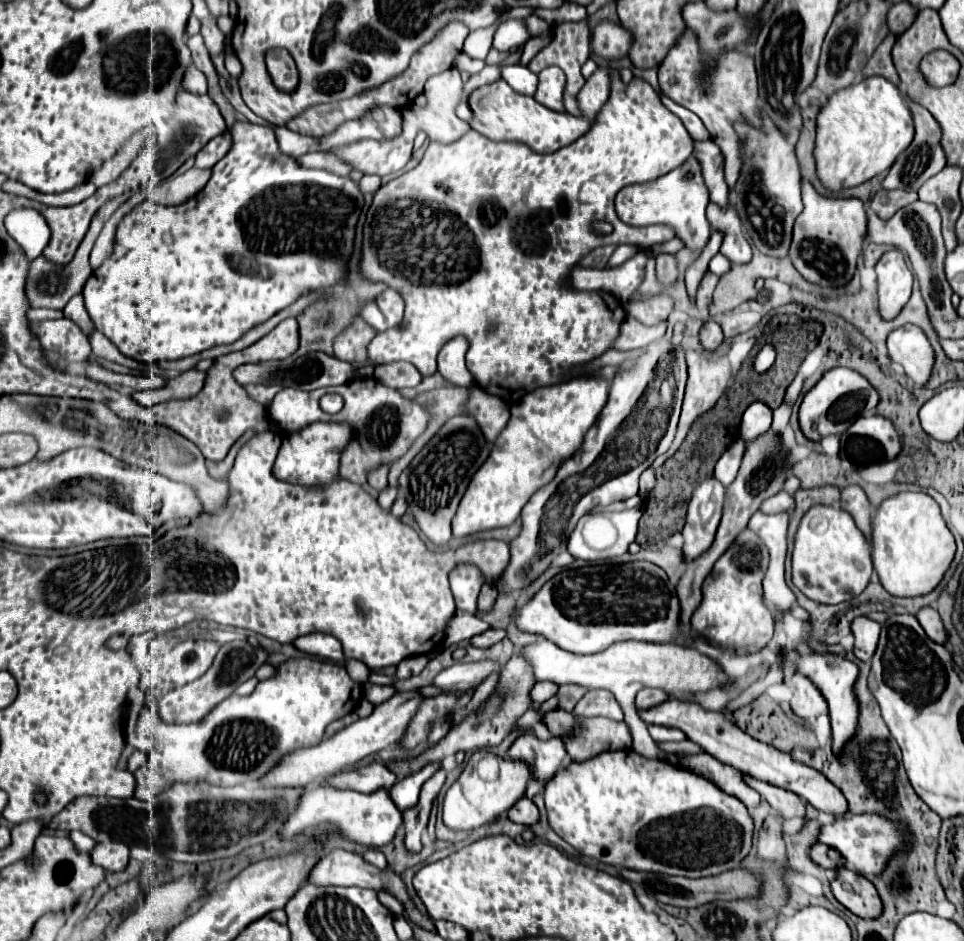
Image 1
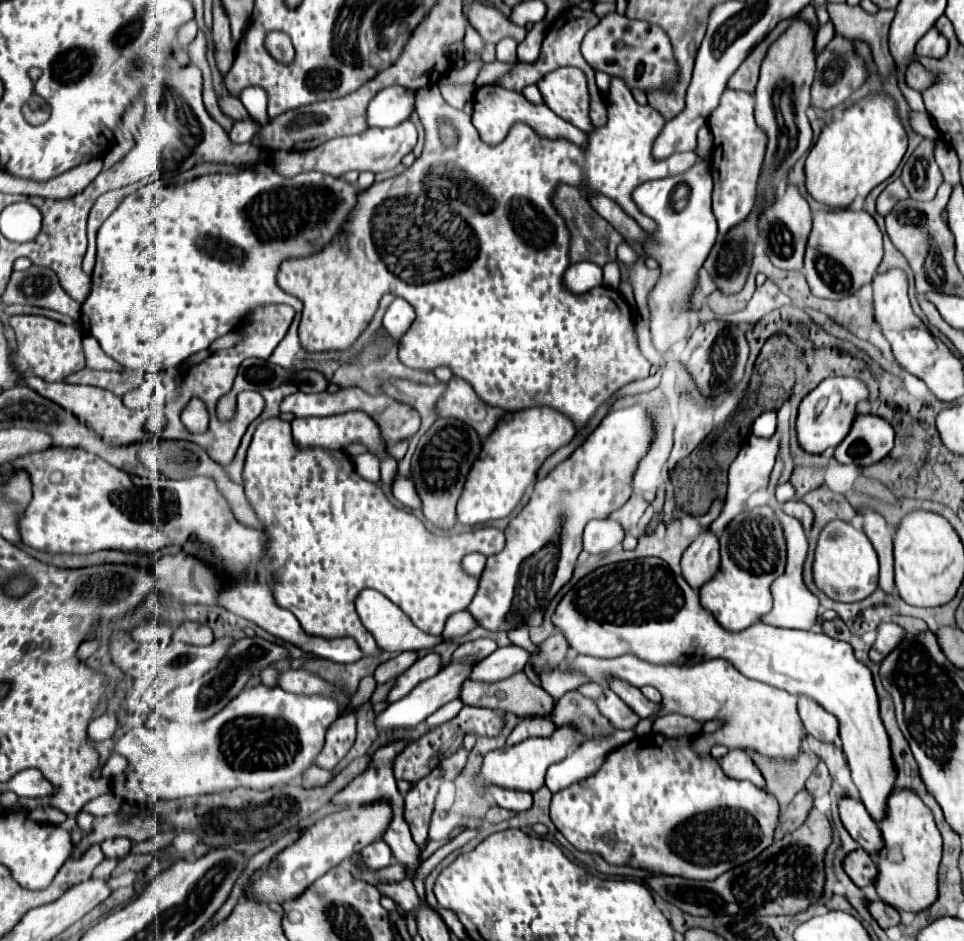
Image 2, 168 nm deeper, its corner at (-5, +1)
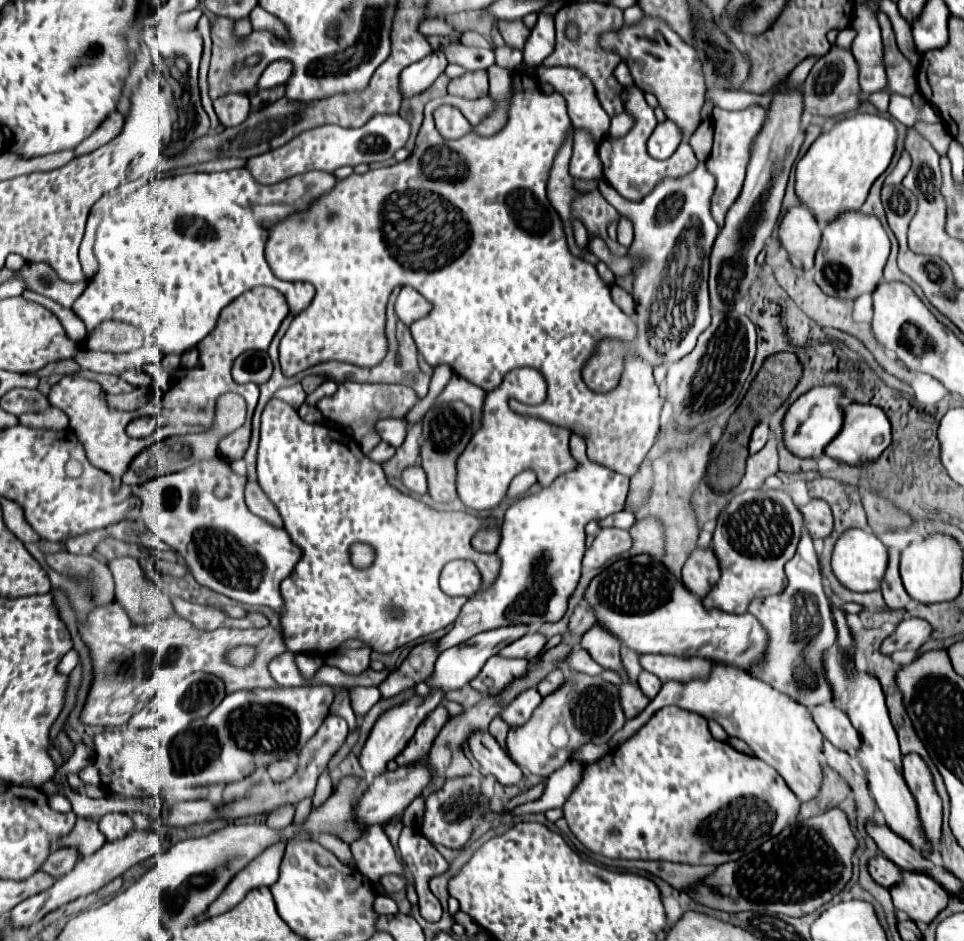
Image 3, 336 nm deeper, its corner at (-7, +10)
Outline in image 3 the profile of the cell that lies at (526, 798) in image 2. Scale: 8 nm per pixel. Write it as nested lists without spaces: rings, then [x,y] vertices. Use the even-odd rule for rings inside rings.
[[[475,732],[475,736],[469,738],[465,756],[475,770],[479,770],[483,776],[495,776],[503,786],[519,786],[525,778],[521,768],[509,760],[507,752],[487,732]]]

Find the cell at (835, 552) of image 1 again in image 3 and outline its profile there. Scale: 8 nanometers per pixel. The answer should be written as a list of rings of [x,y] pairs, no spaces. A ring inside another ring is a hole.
[[[849,528],[837,538],[837,542],[833,546],[831,568],[833,568],[833,574],[837,576],[837,580],[853,592],[877,590],[879,582],[883,578],[883,572],[887,568],[887,548],[871,530]]]

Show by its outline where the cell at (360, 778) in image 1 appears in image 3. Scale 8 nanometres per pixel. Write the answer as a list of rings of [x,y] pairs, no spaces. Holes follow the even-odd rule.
[[[279,762],[279,764],[273,764],[271,768],[267,768],[267,772],[269,772],[269,776],[275,780],[275,782],[283,782],[283,780],[287,780],[289,776],[293,776],[295,774],[295,764],[291,764],[291,762]]]

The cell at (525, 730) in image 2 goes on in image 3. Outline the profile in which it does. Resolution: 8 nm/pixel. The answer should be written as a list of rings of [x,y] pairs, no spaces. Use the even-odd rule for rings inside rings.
[[[531,688],[531,690],[527,690],[527,692],[521,692],[521,696],[517,696],[517,698],[501,712],[501,718],[503,718],[509,726],[521,726],[521,724],[525,724],[525,722],[533,716],[535,708],[537,708],[541,702],[543,702],[543,696],[541,696],[535,688]]]

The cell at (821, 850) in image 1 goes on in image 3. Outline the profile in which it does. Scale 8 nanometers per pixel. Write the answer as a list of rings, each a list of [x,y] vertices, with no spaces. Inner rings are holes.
[[[885,856],[871,858],[867,864],[867,870],[869,870],[871,878],[885,888],[891,888],[893,884],[897,884],[899,876],[901,876],[901,870],[895,864],[891,864],[891,860],[887,860]]]

